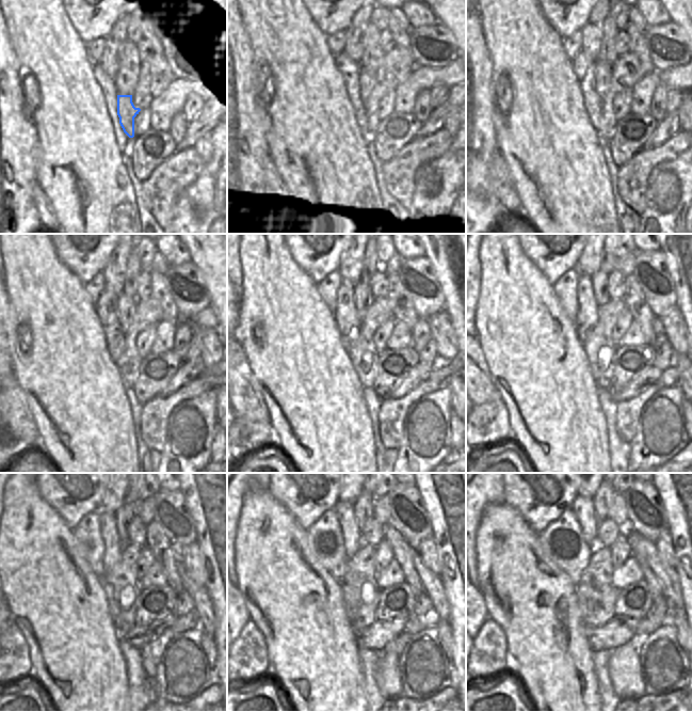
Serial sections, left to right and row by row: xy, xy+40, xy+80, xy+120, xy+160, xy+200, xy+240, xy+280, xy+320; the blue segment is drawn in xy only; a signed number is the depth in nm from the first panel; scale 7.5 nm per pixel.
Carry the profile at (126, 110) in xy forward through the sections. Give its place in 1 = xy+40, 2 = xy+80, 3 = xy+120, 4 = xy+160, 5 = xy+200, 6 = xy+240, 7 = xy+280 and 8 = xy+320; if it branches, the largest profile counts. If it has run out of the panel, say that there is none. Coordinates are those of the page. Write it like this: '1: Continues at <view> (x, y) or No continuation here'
1: Continues at xy+40 (366, 82)
2: Continues at xy+80 (602, 70)
3: Continues at xy+120 (126, 305)
4: Continues at xy+160 (363, 297)
5: Continues at xy+200 (599, 280)
6: Continues at xy+240 (123, 517)
7: Continues at xy+280 (364, 506)
8: Continues at xy+320 (602, 497).

